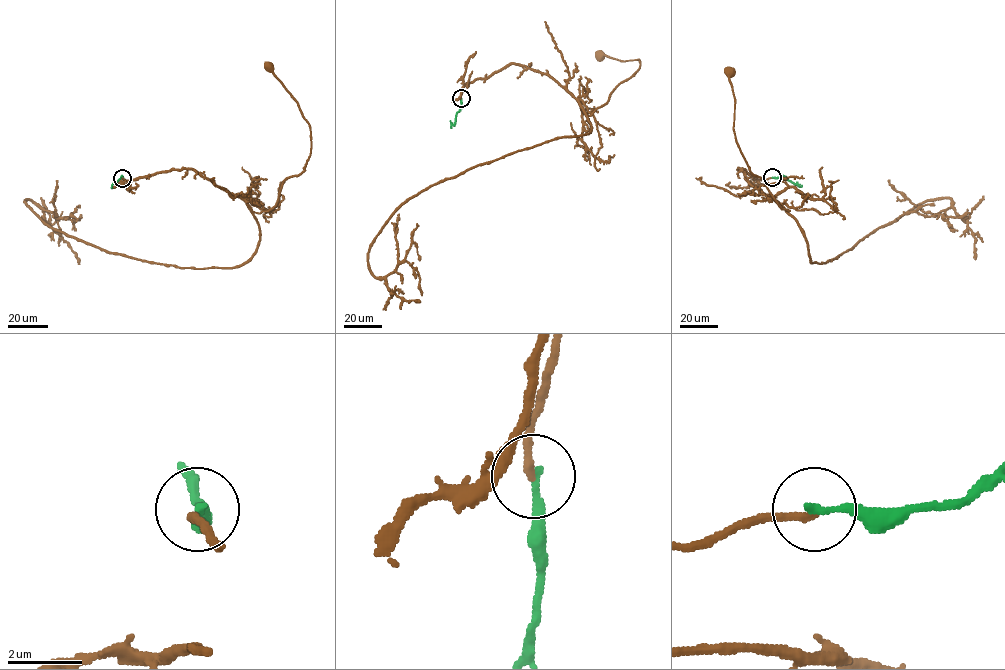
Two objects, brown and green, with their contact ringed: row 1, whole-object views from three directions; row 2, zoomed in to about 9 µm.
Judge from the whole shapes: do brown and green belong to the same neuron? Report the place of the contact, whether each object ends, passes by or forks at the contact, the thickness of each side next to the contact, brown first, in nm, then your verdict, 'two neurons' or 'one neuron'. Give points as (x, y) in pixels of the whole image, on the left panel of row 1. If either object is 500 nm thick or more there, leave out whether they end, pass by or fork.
at (122, 178); brown ends there; green ends there; 200 nm thick on the brown side, 240 nm on the other; one neuron

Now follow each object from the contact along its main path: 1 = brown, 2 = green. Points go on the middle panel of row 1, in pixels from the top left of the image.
1: (461, 98), (467, 83), (516, 64), (554, 79), (590, 115), (639, 68), (638, 59), (621, 61), (601, 55)
2: (461, 98), (455, 123), (450, 121)

